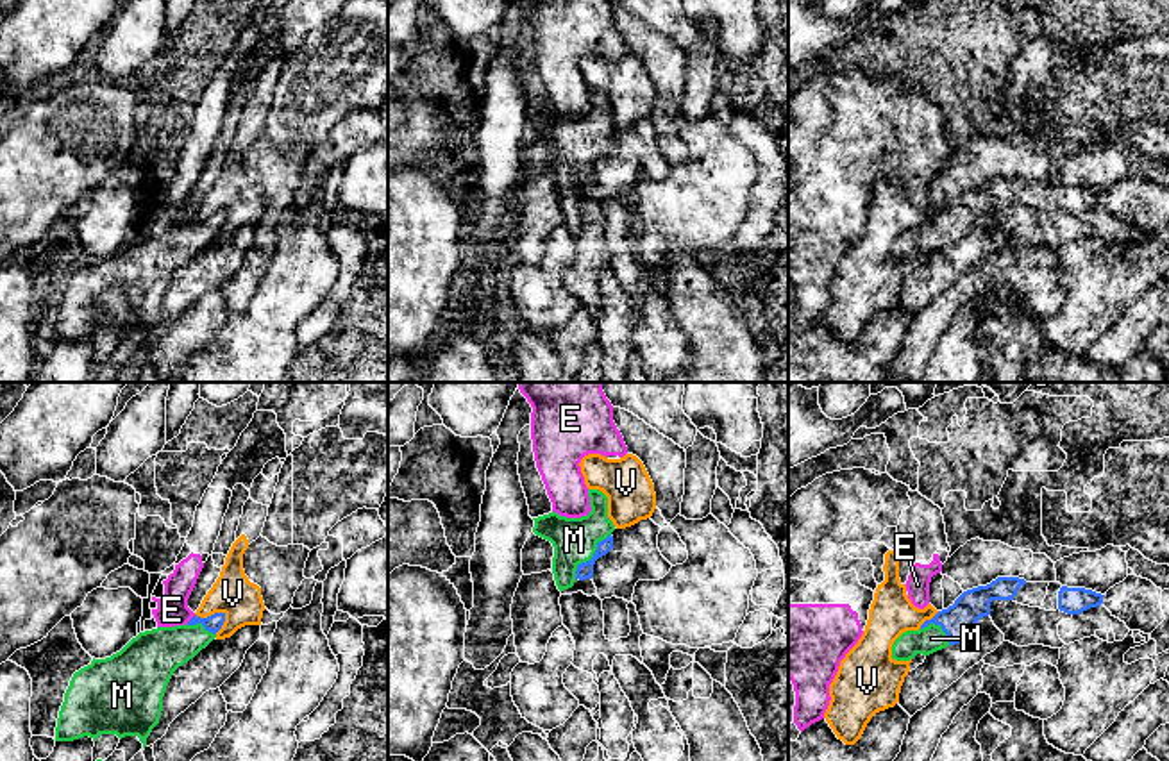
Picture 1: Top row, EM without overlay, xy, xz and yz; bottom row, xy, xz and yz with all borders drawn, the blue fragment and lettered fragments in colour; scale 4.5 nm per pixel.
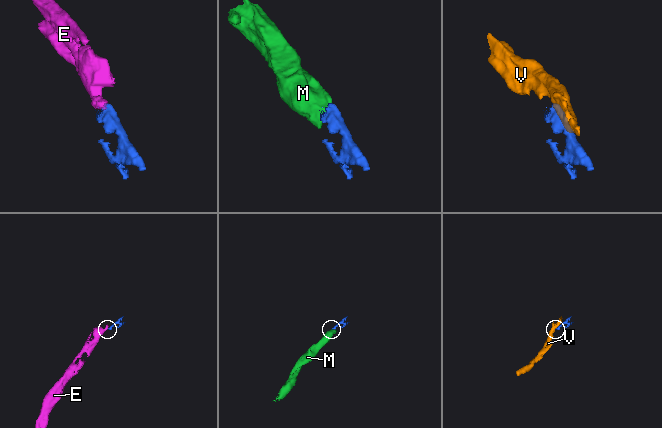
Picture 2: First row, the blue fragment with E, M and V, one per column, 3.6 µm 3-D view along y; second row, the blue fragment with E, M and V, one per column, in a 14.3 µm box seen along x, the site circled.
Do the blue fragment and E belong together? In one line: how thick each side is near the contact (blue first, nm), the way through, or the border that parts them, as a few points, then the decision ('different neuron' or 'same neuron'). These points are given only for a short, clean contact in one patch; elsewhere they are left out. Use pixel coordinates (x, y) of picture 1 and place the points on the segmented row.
80/140 nm | along xy (195, 615), (186, 622) | different neuron

